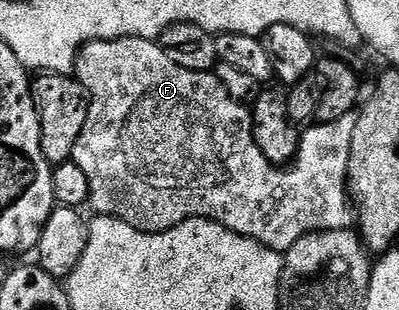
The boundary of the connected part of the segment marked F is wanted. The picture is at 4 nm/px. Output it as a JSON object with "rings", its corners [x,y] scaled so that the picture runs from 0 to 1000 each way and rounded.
{"rings":[[[311,116],[296,129],[233,129],[213,142],[193,171],[193,216],[188,252],[216,290],[221,323],[218,394],[208,423],[198,432],[198,458],[188,458],[180,526],[218,561],[223,590],[223,658],[231,681],[248,697],[291,697],[296,710],[318,716],[331,735],[351,748],[416,748],[461,710],[509,706],[539,713],[561,735],[594,748],[602,761],[629,765],[654,787],[689,803],[692,813],[714,816],[754,765],[779,748],[825,745],[830,739],[877,739],[890,716],[890,684],[875,668],[872,574],[880,497],[880,455],[890,426],[895,371],[887,358],[852,374],[840,387],[794,394],[757,423],[749,471],[737,513],[714,539],[679,529],[659,490],[649,484],[634,432],[632,358],[604,332],[589,329],[559,271],[549,265],[541,235],[514,229],[466,226],[446,213],[419,184],[419,174],[398,168],[396,145],[381,129]]]}

